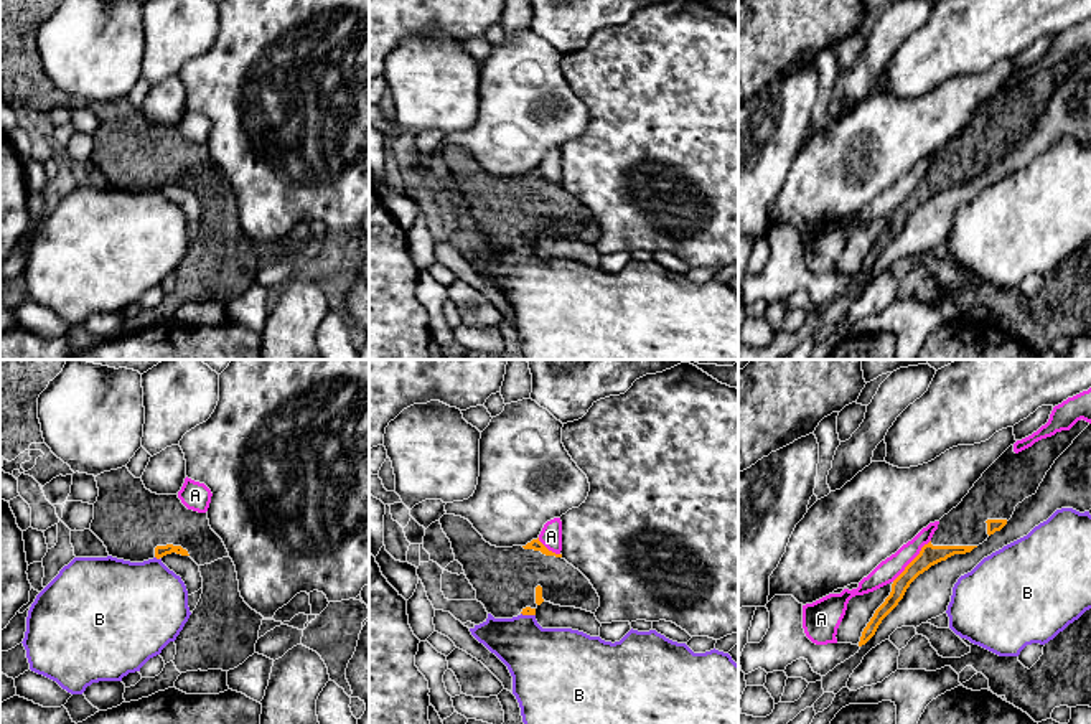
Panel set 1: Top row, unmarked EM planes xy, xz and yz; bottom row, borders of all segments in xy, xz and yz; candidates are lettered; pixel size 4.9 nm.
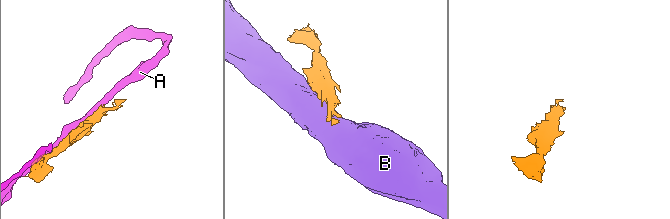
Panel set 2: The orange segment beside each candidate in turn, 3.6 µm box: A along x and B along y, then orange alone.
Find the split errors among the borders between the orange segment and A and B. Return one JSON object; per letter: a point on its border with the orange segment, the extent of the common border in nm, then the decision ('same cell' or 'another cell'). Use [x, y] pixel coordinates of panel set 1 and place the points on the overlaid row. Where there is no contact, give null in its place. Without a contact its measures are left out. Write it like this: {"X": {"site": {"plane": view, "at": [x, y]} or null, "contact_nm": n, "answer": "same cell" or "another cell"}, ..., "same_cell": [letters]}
{"A": {"site": {"plane": "yz", "at": [912, 561]}, "contact_nm": 280, "answer": "another cell"}, "B": {"site": {"plane": "xy", "at": [157, 558]}, "contact_nm": 30, "answer": "another cell"}, "same_cell": []}

